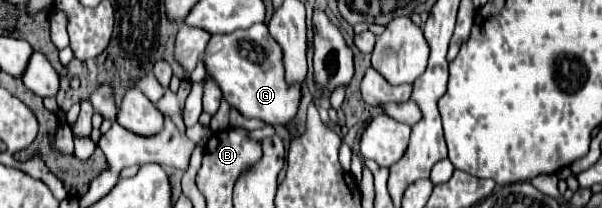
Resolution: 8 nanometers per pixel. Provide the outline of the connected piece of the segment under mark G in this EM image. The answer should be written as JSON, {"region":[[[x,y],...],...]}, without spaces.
{"region":[[[257,23],[257,25],[249,27],[247,31],[239,29],[229,35],[213,35],[203,59],[205,59],[205,67],[207,67],[209,75],[215,79],[215,83],[223,91],[223,97],[229,101],[229,105],[237,107],[245,117],[257,117],[269,125],[283,125],[283,127],[289,125],[297,117],[299,103],[301,103],[301,83],[289,85],[285,81],[283,51],[279,51],[279,43],[275,43],[275,39],[271,39],[271,33],[265,23]]]}

